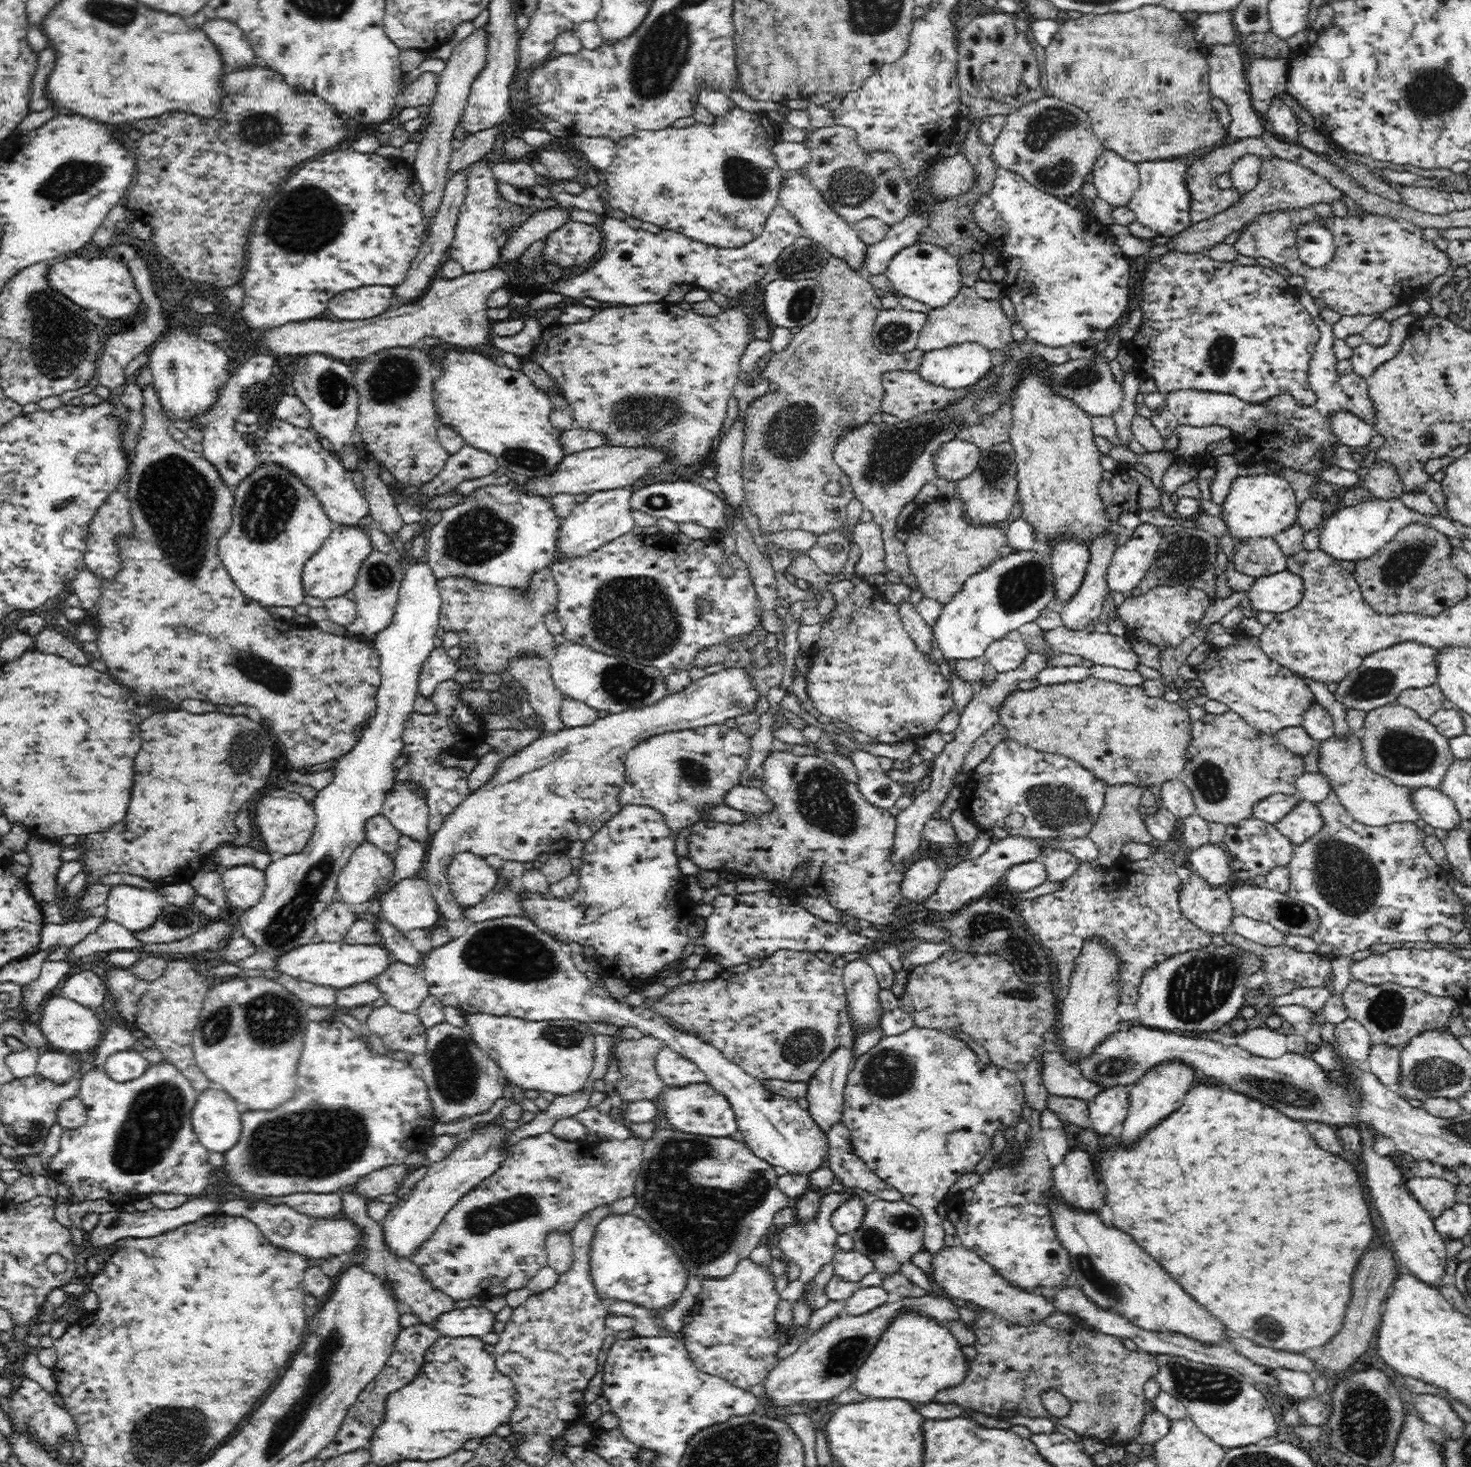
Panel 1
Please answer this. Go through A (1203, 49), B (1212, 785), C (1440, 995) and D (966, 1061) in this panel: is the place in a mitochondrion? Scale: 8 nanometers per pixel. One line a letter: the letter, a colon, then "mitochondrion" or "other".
A: other
B: mitochondrion
C: other
D: other

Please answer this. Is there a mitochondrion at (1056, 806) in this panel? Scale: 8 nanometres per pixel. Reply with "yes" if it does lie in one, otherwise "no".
yes

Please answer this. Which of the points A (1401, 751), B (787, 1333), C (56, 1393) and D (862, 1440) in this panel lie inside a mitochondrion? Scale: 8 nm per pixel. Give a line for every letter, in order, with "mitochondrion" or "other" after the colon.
A: mitochondrion
B: other
C: other
D: other

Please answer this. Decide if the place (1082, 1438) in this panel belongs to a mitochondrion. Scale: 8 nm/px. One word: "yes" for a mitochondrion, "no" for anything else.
no

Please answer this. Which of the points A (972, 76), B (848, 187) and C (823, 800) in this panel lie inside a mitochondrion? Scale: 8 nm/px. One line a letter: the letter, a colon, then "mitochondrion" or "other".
A: other
B: mitochondrion
C: mitochondrion

